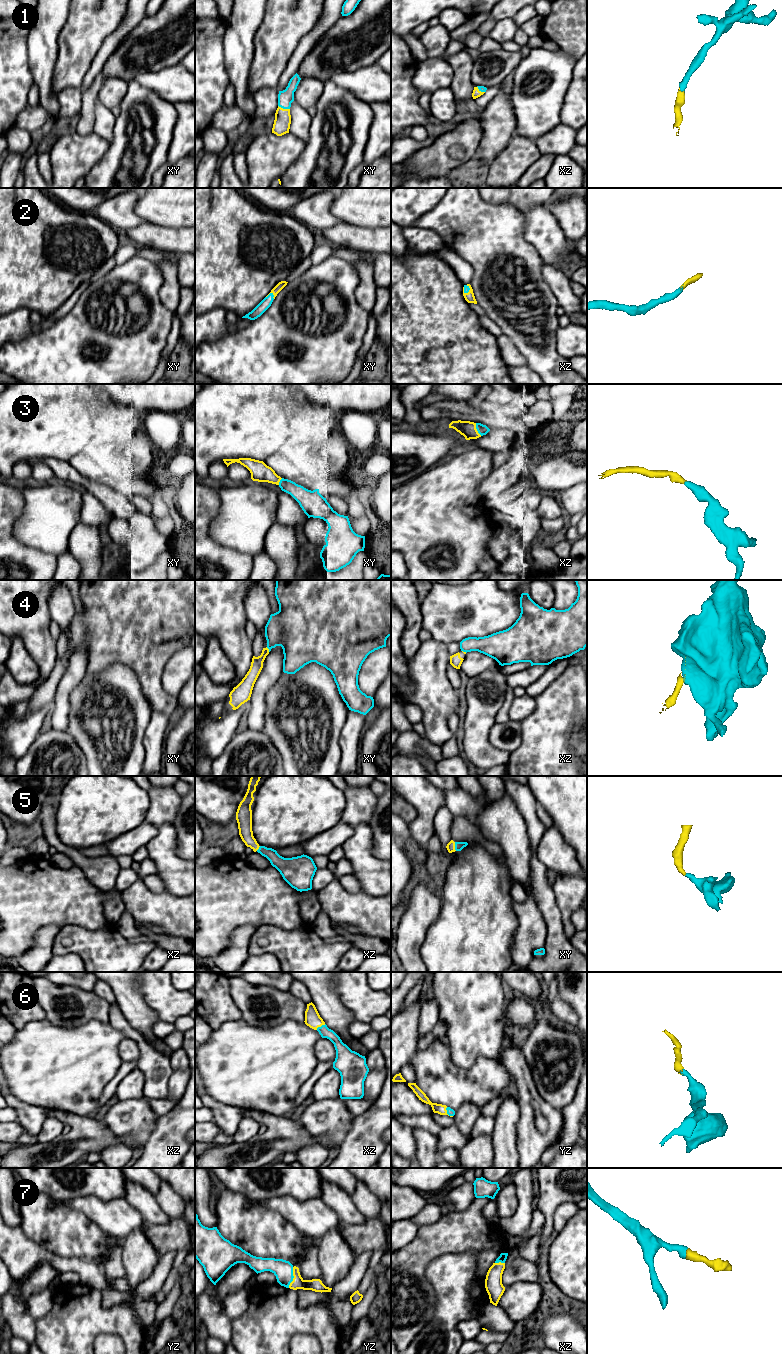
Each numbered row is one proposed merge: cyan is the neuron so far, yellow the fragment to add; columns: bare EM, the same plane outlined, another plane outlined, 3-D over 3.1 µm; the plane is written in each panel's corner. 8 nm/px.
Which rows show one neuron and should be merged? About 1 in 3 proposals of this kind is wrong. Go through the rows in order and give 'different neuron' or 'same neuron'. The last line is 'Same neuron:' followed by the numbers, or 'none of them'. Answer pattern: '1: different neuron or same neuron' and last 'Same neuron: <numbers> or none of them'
1: same neuron
2: same neuron
3: same neuron
4: different neuron
5: same neuron
6: same neuron
7: same neuron
Same neuron: 1, 2, 3, 5, 6, 7

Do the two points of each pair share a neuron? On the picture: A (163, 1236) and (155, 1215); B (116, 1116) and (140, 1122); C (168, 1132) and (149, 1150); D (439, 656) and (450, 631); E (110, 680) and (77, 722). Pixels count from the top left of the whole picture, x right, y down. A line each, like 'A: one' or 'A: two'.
A: two
B: one
C: one
D: two
E: one

